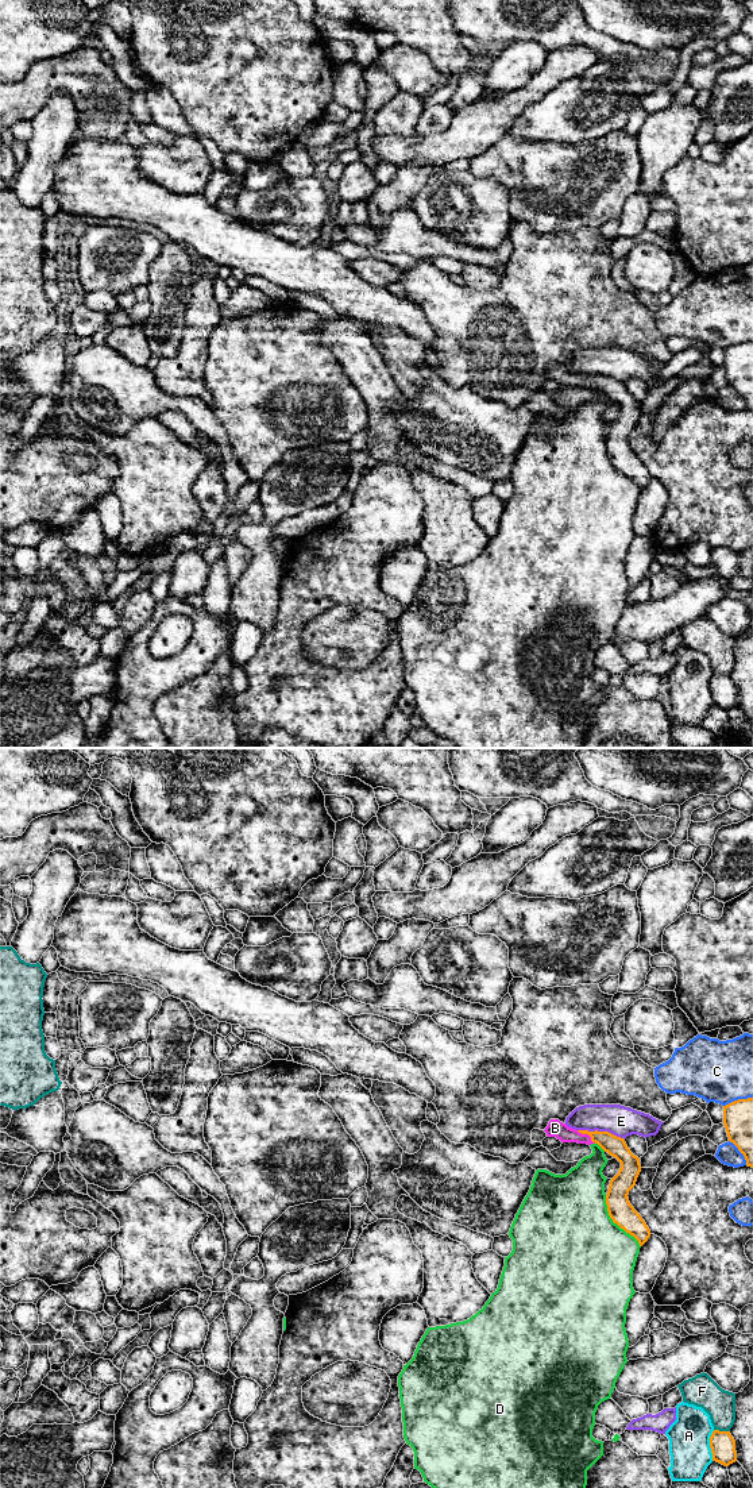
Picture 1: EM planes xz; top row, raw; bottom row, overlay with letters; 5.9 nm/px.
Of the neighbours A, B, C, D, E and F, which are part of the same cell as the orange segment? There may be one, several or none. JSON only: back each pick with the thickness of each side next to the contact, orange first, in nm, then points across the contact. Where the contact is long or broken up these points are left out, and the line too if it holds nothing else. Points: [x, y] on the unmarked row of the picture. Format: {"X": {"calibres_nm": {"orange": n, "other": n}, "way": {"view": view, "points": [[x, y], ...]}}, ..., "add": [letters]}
{"B": {"calibres_nm": {"orange": 120, "other": 100}, "way": {"view": "xz", "points": [[616, 390], [587, 377], [566, 378], [555, 372]]}}, "add": ["B"]}

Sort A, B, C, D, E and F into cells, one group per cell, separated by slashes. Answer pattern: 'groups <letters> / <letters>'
groups A / B / C / D / E / F

